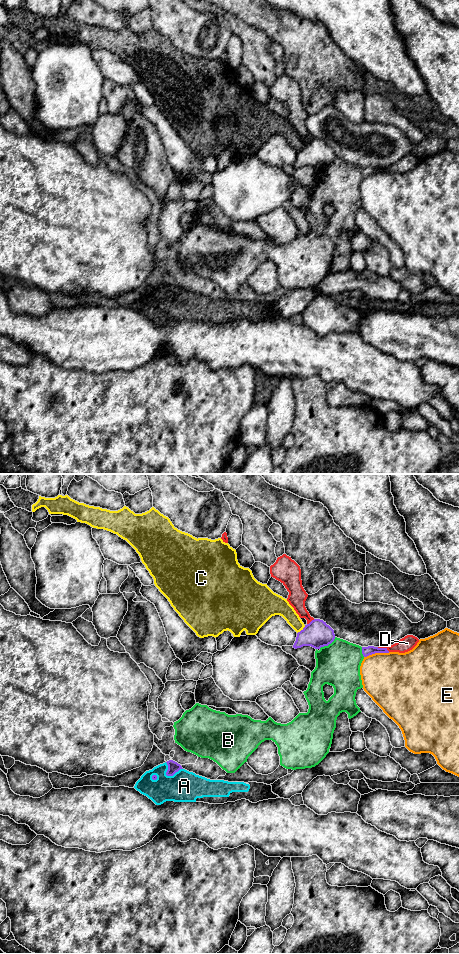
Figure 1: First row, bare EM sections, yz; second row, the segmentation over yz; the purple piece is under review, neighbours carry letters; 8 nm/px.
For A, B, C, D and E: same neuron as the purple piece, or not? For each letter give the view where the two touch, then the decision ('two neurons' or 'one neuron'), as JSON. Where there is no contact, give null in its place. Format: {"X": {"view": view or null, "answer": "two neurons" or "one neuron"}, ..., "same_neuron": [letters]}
{"A": {"view": "yz", "answer": "two neurons"}, "B": {"view": "yz", "answer": "two neurons"}, "C": {"view": "yz", "answer": "two neurons"}, "D": {"view": "yz", "answer": "two neurons"}, "E": {"view": "yz", "answer": "two neurons"}, "same_neuron": []}

